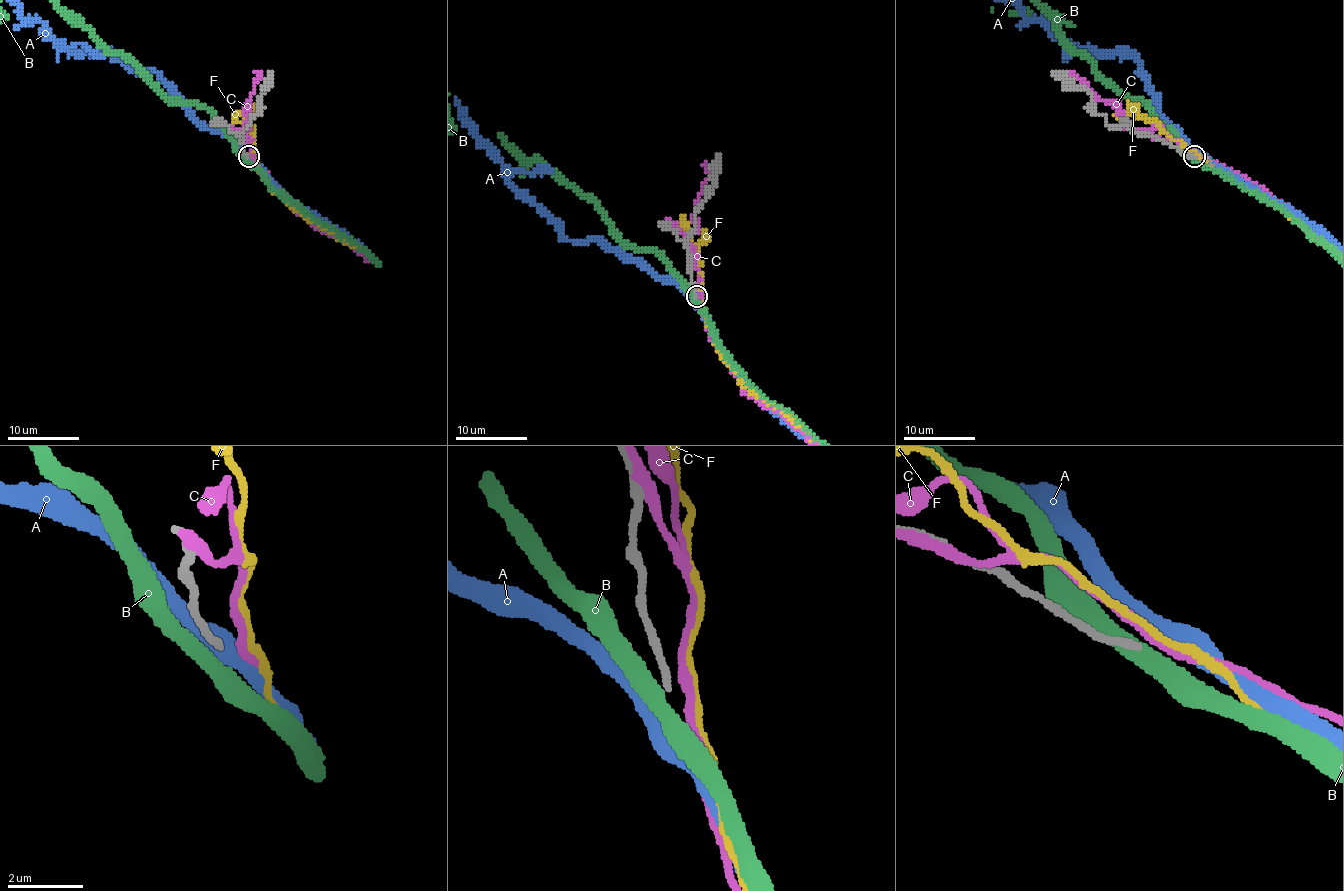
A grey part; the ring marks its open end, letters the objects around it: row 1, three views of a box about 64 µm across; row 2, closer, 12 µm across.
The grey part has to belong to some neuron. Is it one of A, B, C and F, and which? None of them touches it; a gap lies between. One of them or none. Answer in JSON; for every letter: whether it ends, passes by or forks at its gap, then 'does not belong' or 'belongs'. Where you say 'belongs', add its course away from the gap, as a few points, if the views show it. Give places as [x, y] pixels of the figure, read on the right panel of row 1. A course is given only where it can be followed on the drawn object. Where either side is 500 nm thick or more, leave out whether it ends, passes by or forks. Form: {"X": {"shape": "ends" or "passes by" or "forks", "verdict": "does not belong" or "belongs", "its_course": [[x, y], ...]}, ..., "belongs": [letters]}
{"A": {"shape": "passes by", "verdict": "does not belong"}, "B": {"shape": "passes by", "verdict": "does not belong"}, "C": {"shape": "passes by", "verdict": "does not belong"}, "F": {"shape": "passes by", "verdict": "does not belong"}, "belongs": []}

